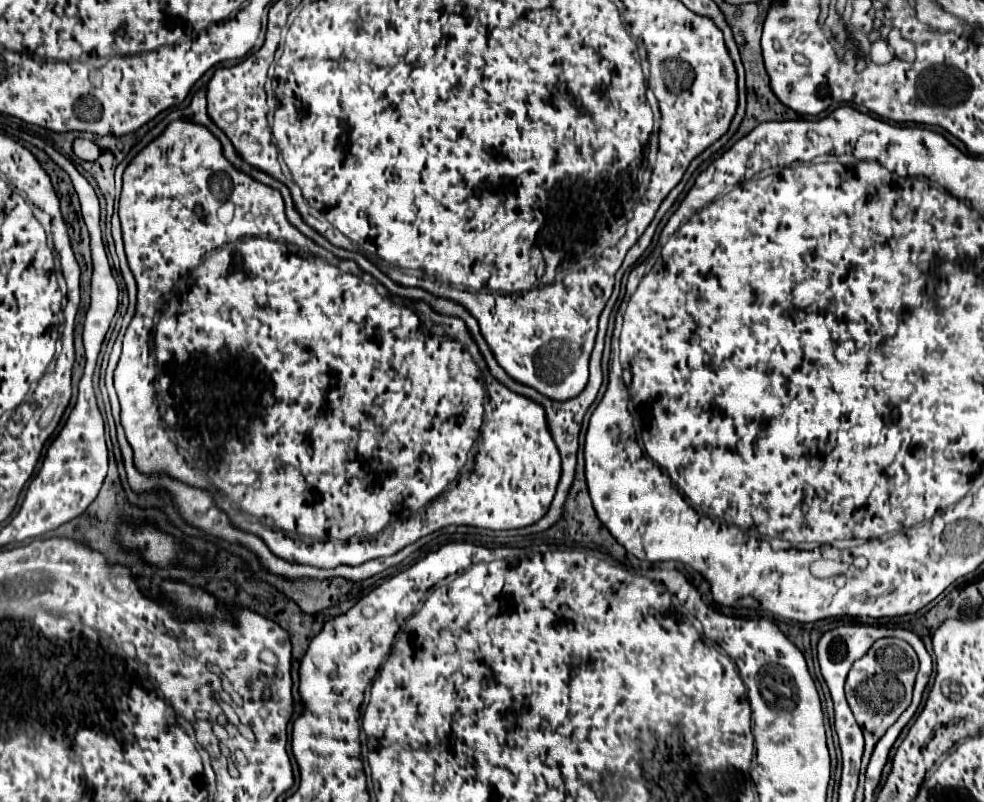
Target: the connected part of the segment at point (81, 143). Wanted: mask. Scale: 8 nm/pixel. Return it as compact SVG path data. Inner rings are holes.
M76 138L74 144L72 144L72 150L74 150L74 154L78 158L88 160L88 162L92 162L92 160L96 160L100 156L100 148L96 146L96 142L86 140L86 138Z

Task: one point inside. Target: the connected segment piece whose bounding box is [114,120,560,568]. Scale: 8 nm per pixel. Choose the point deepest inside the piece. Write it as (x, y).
(358, 414)

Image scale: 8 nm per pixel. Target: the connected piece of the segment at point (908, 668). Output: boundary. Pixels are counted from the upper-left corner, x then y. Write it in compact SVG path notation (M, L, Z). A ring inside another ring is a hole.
M898 638L878 640L864 658L854 662L854 666L848 674L848 680L846 680L846 698L854 712L856 722L860 724L860 728L864 732L864 738L866 738L862 770L866 768L866 764L870 760L870 754L872 754L876 742L910 706L916 674L918 674L918 656L908 642L898 640Z

